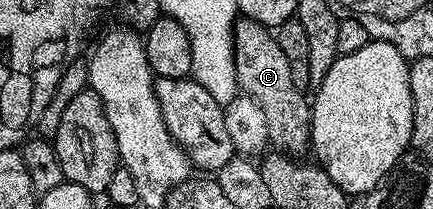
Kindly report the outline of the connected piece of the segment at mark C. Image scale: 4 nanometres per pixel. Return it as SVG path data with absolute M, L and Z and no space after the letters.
M238 18L233 24L233 61L238 89L250 96L267 118L267 134L272 147L289 154L306 151L311 140L311 104L306 93L291 78L291 62L283 54L276 35L259 22Z

